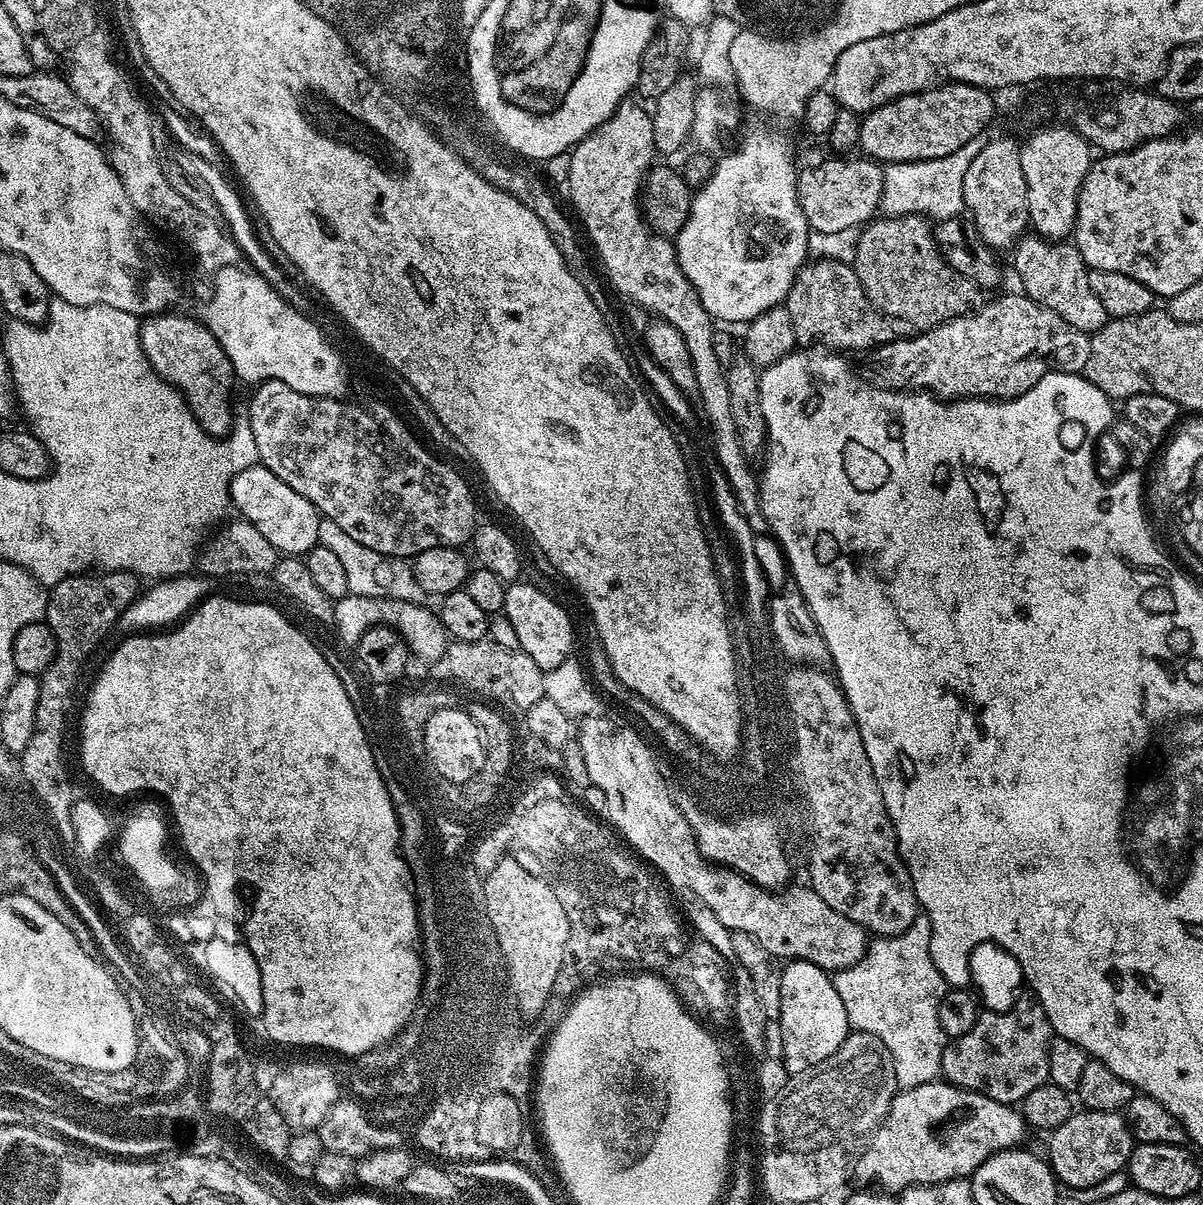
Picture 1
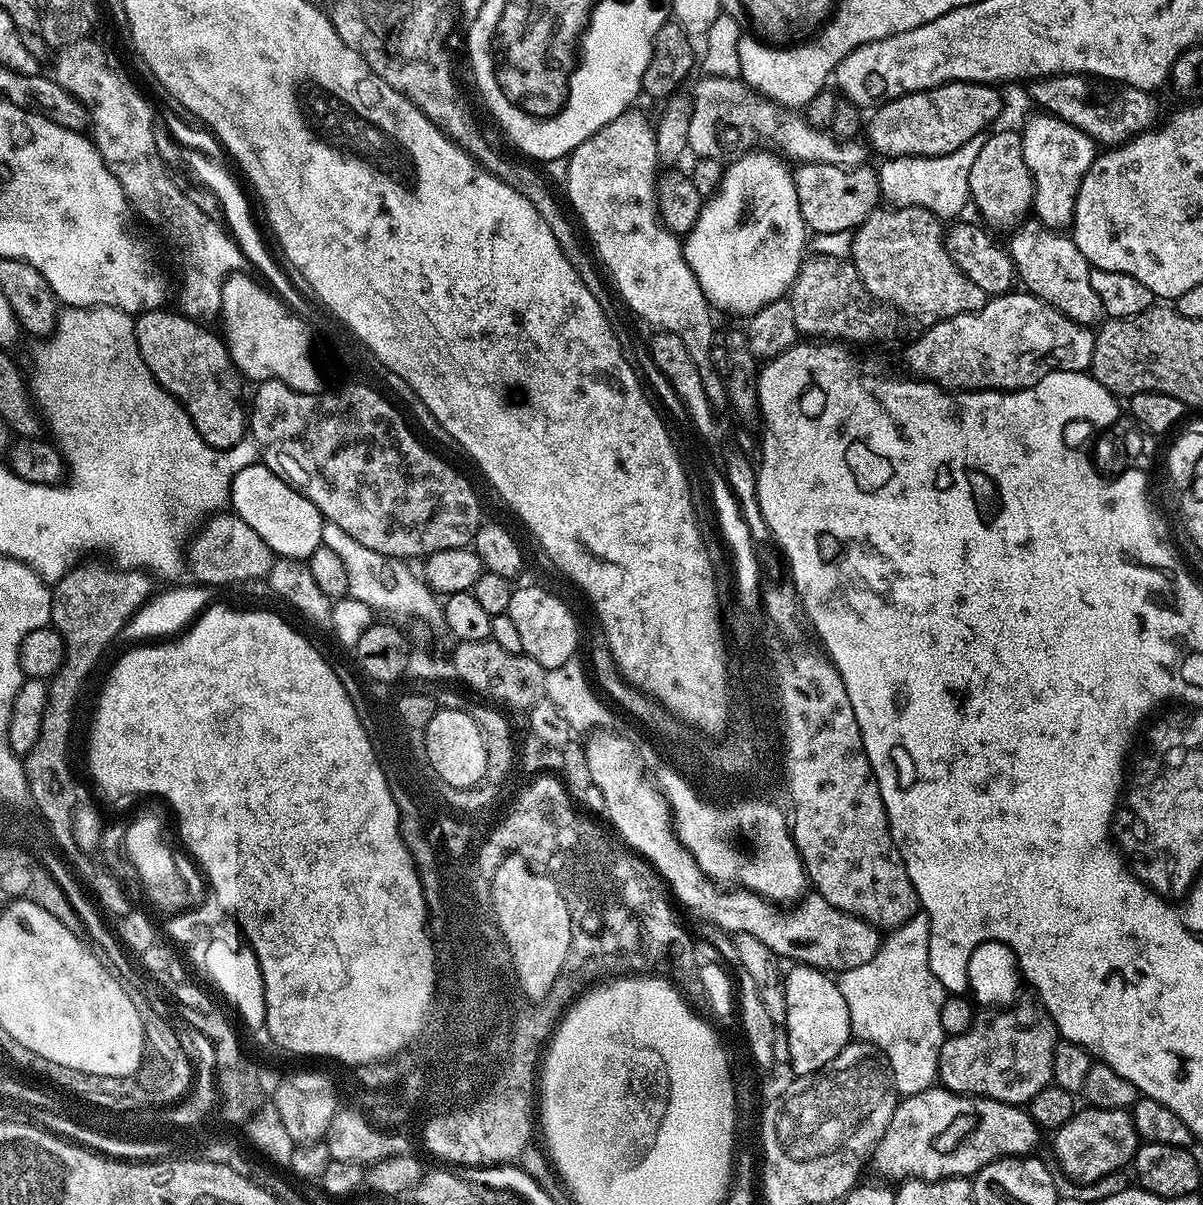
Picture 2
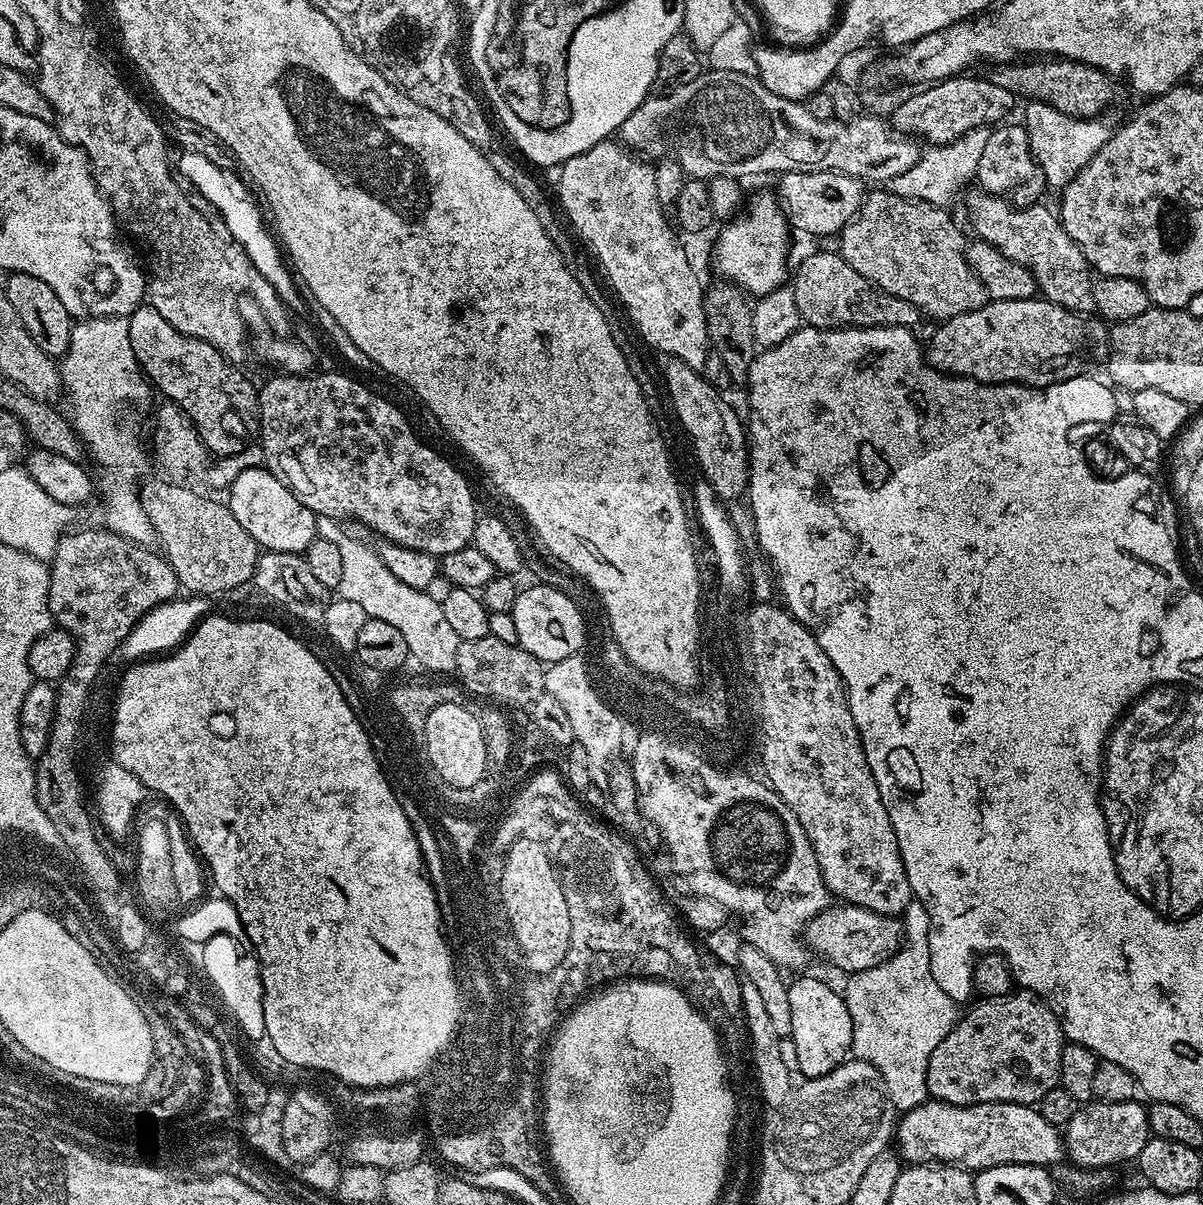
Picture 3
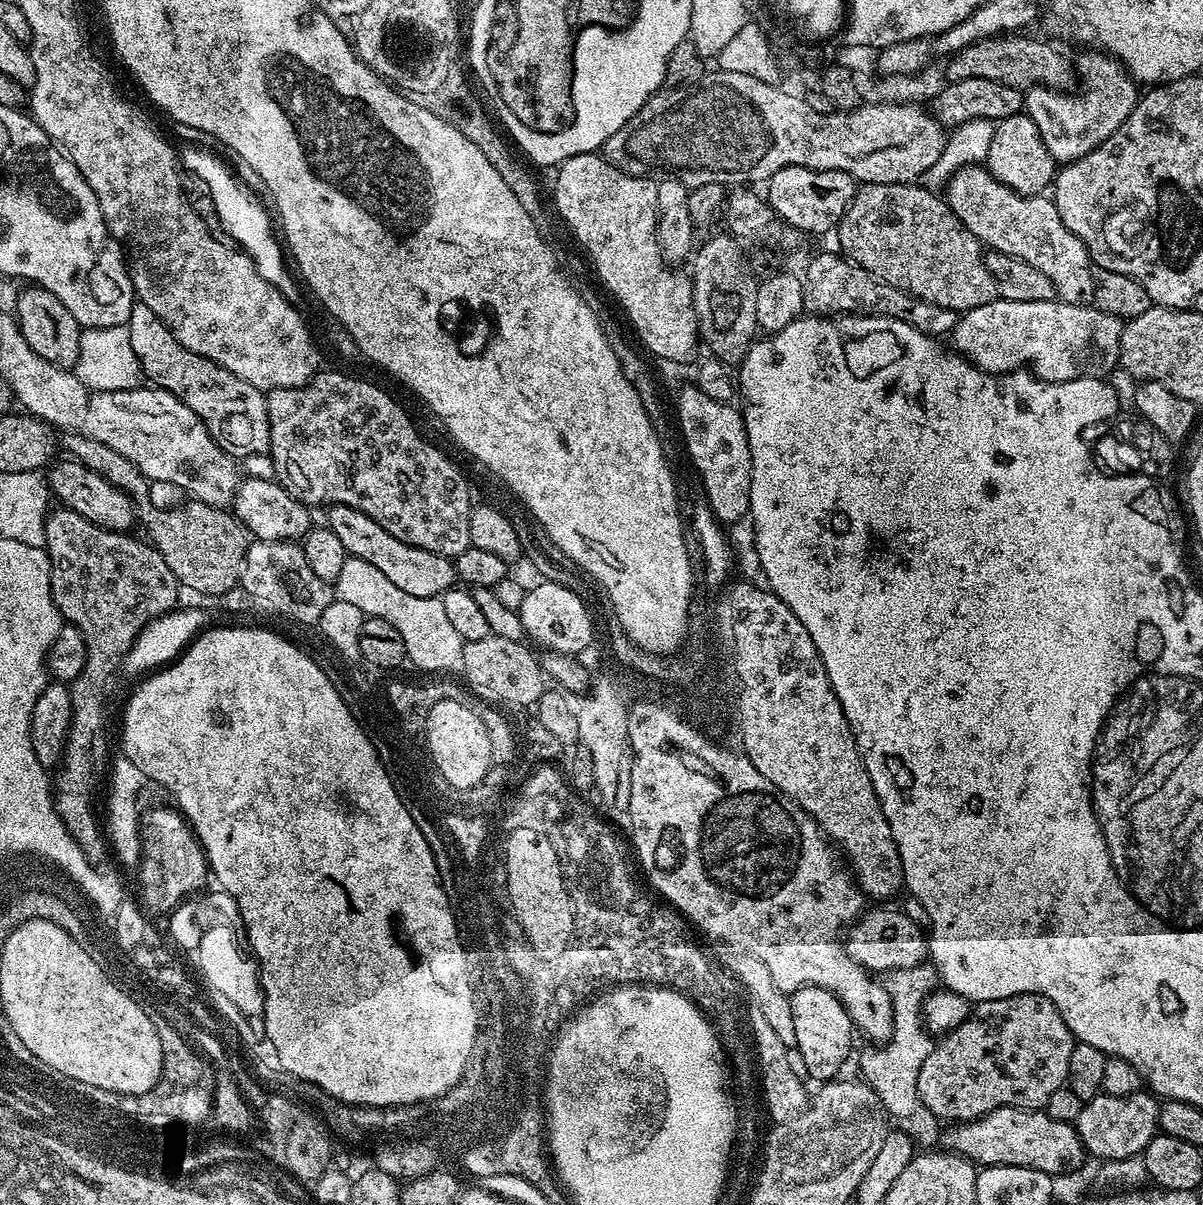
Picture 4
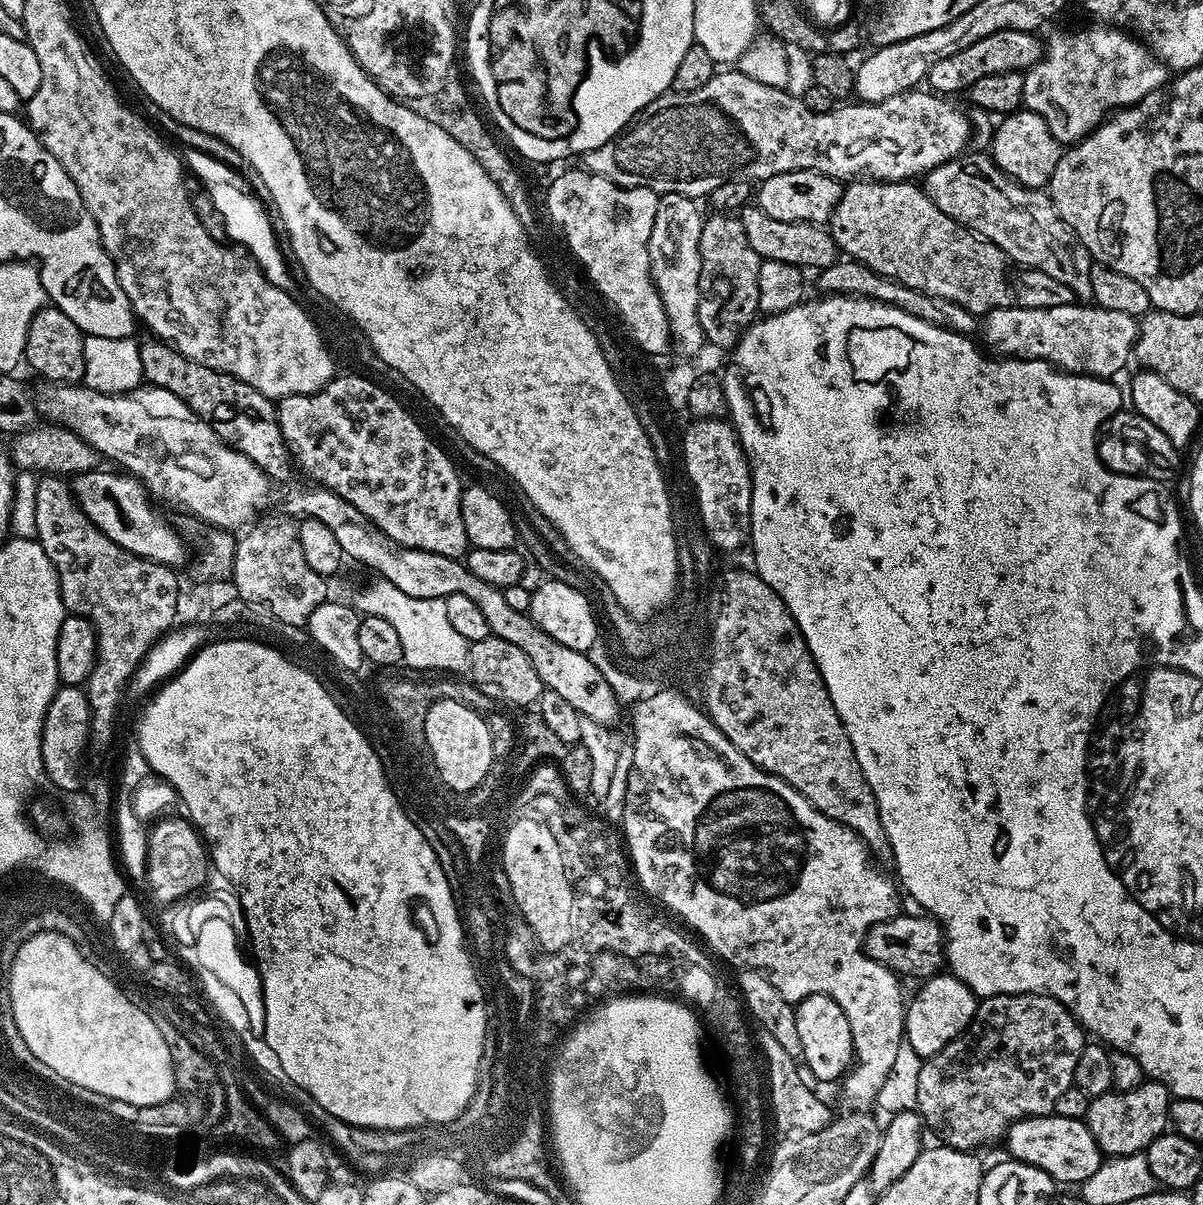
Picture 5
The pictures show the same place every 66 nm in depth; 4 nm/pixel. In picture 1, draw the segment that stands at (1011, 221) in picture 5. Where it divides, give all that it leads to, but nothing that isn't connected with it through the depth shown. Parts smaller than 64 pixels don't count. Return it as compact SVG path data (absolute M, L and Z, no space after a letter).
M1028 234L1015 245L1016 276L1020 279L1023 295L1029 296L1046 310L1054 310L1062 322L1074 326L1079 332L1093 333L1107 324L1110 317L1094 290L1090 290L1090 271L1082 254L1072 242L1053 242L1043 236Z

